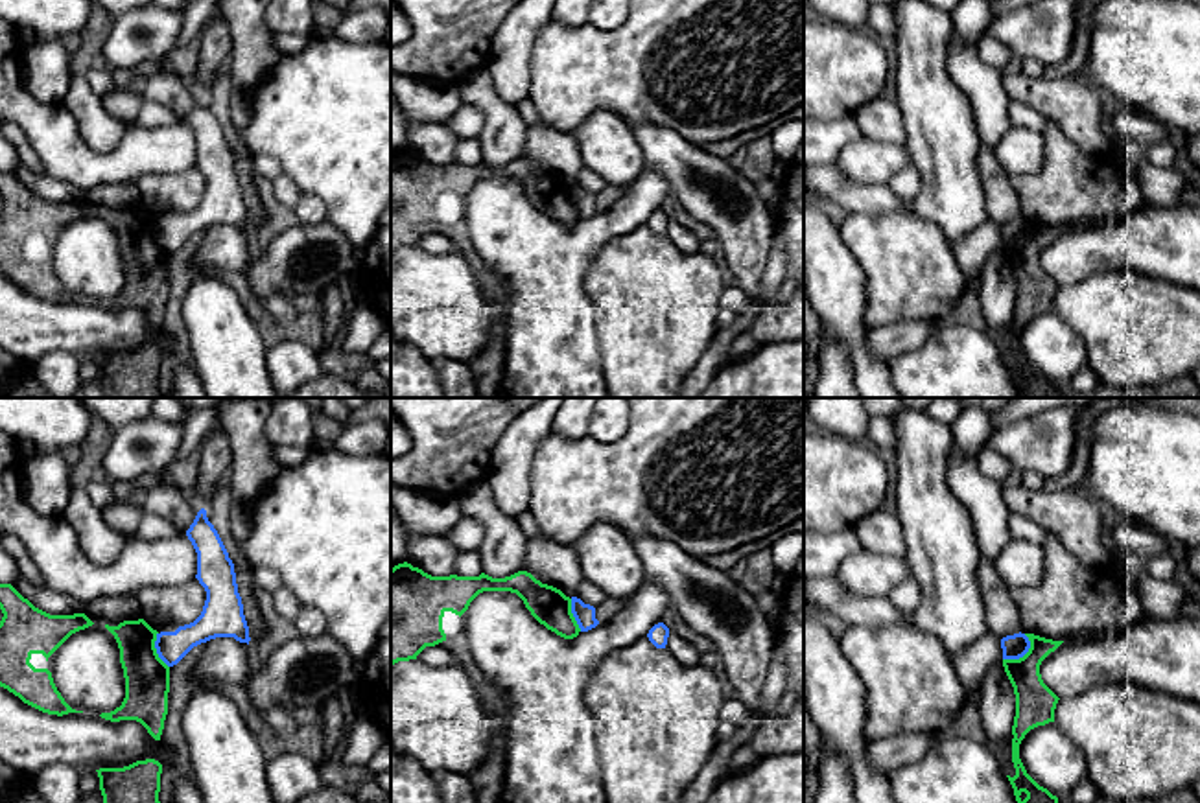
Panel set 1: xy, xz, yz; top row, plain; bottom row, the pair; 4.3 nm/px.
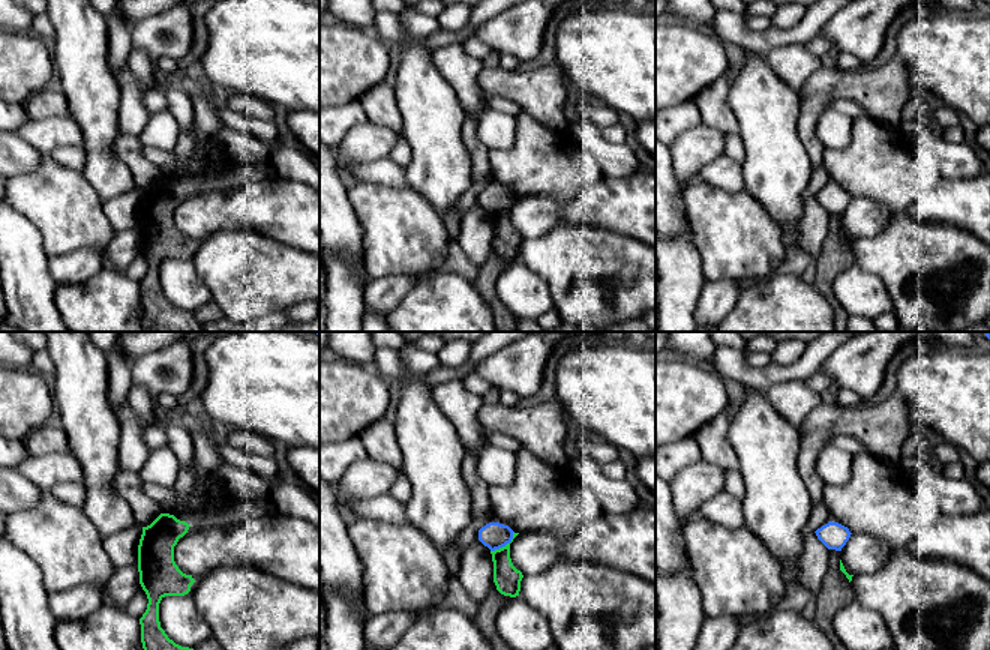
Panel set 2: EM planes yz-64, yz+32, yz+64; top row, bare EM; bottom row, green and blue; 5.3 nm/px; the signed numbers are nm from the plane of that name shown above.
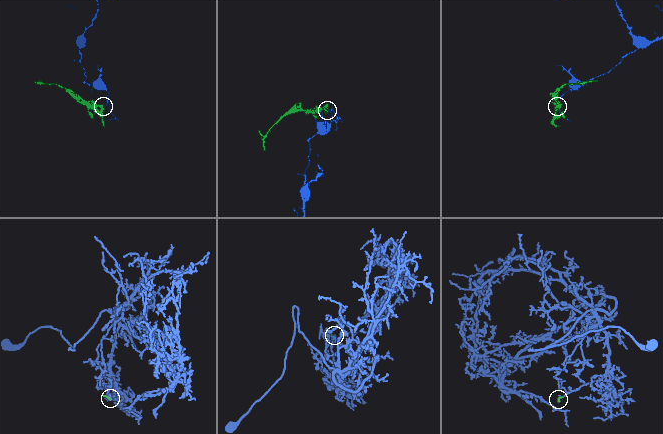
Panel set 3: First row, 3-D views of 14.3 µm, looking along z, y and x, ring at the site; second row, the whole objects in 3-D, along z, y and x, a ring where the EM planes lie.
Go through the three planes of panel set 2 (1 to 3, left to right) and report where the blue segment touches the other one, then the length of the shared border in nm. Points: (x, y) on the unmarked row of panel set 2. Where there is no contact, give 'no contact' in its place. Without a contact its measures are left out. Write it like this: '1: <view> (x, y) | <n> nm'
1: no contact
2: yz+32 (506, 209) | 170 nm
3: no contact

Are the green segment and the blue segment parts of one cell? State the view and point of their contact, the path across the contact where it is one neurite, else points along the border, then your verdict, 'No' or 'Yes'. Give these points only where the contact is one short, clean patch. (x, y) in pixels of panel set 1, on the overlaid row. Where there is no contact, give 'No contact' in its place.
Touches green at yz (1025, 654). Boundary: yz (1025, 634), (1029, 649), (1018, 658), (1003, 660). No

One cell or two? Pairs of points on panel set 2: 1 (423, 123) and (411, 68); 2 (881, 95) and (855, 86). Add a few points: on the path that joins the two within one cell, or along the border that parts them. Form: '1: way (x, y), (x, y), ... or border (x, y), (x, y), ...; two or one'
1: way (423, 110), (423, 95), (419, 81); one
2: way (875, 90), (861, 86); one

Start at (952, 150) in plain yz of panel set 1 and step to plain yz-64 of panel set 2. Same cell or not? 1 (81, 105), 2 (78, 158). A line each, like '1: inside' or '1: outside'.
1: inside
2: outside

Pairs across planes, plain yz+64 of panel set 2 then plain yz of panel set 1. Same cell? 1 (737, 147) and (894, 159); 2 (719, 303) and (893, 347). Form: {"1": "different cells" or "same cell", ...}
{"1": "different cells", "2": "same cell"}

